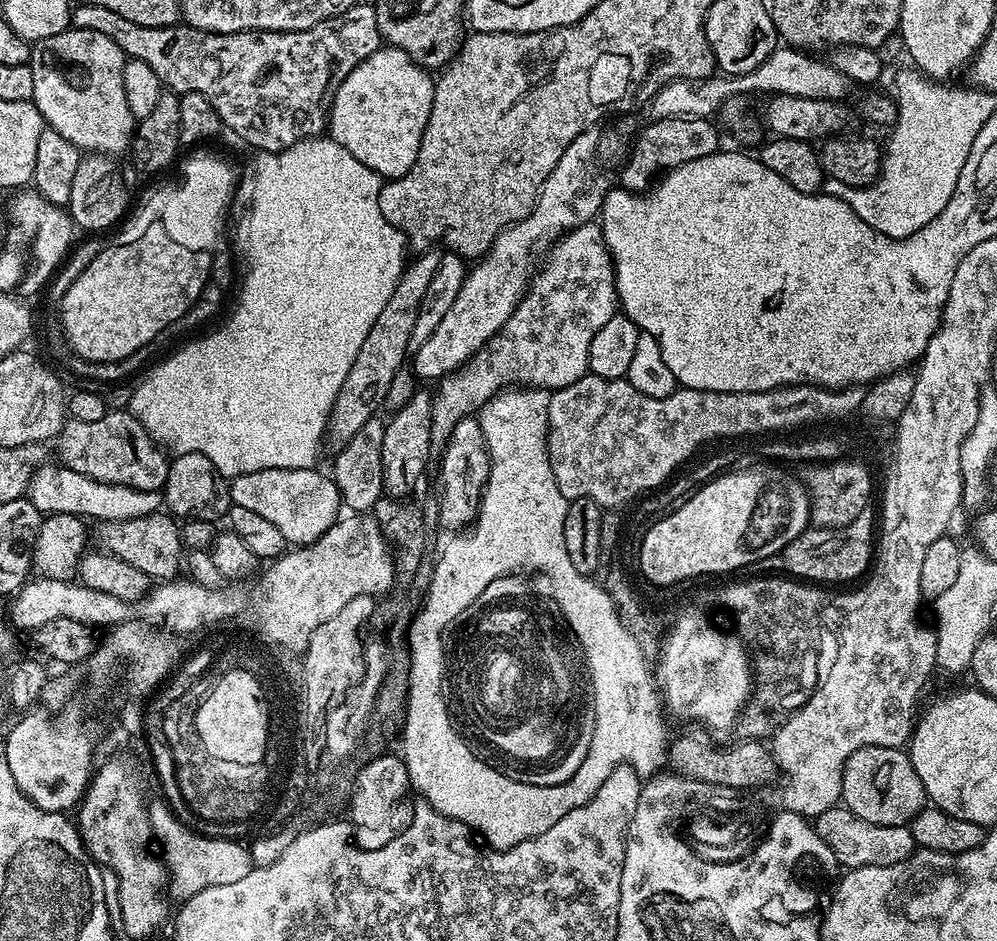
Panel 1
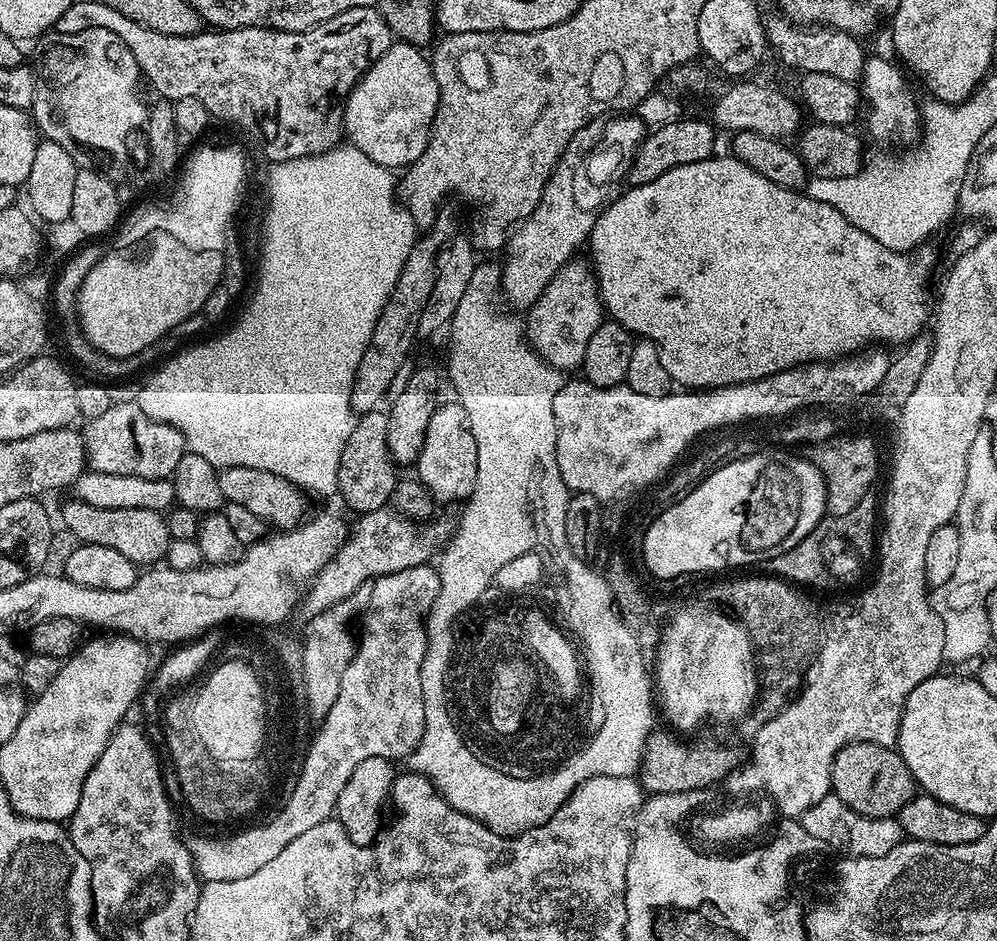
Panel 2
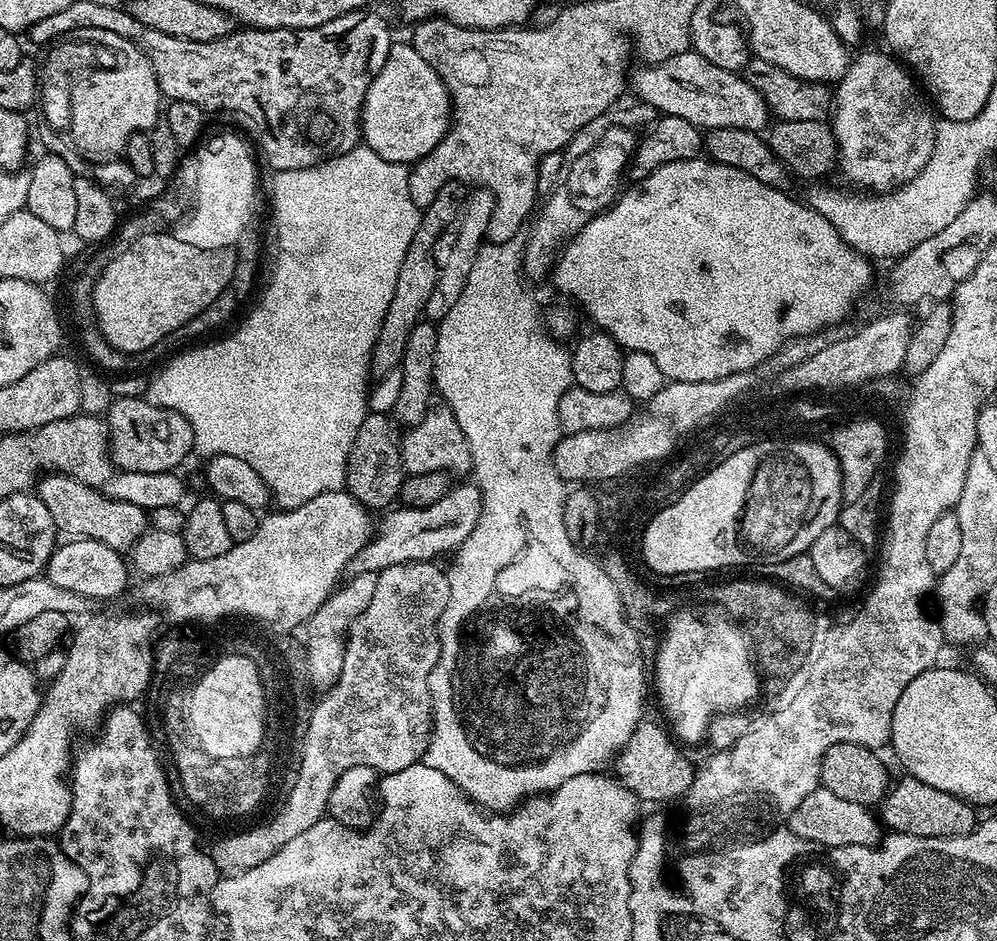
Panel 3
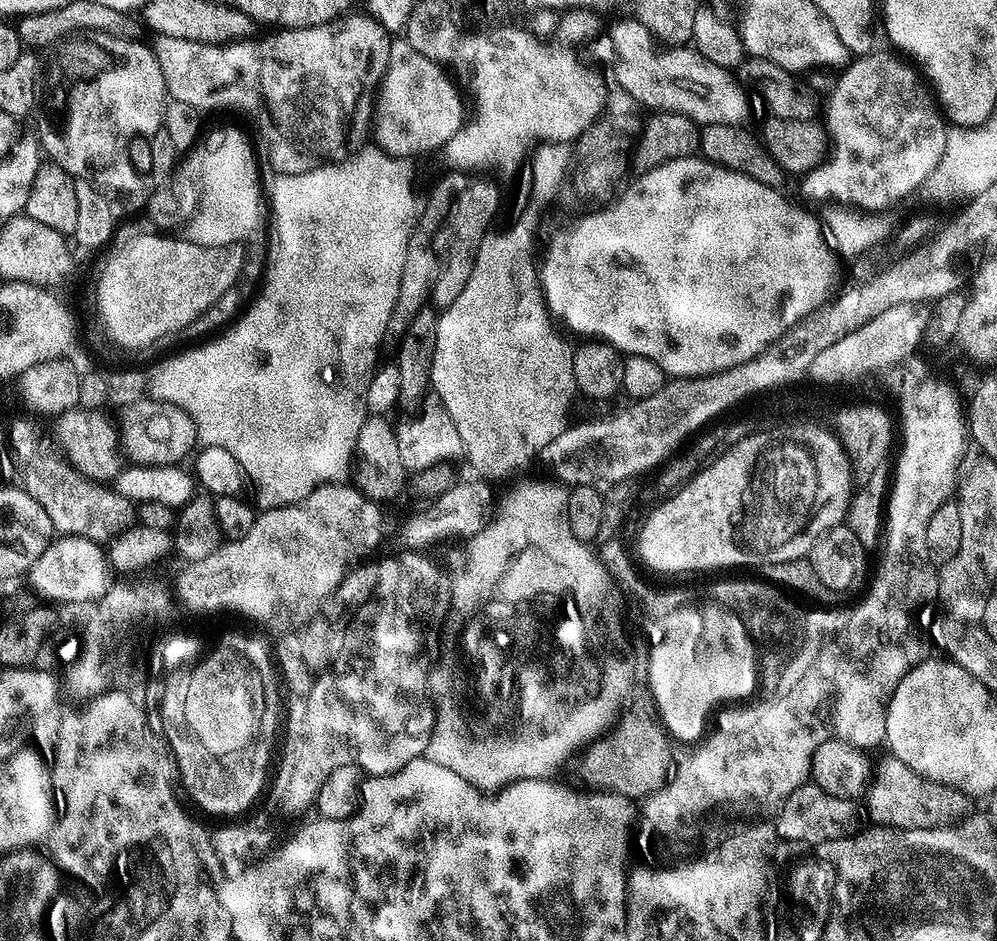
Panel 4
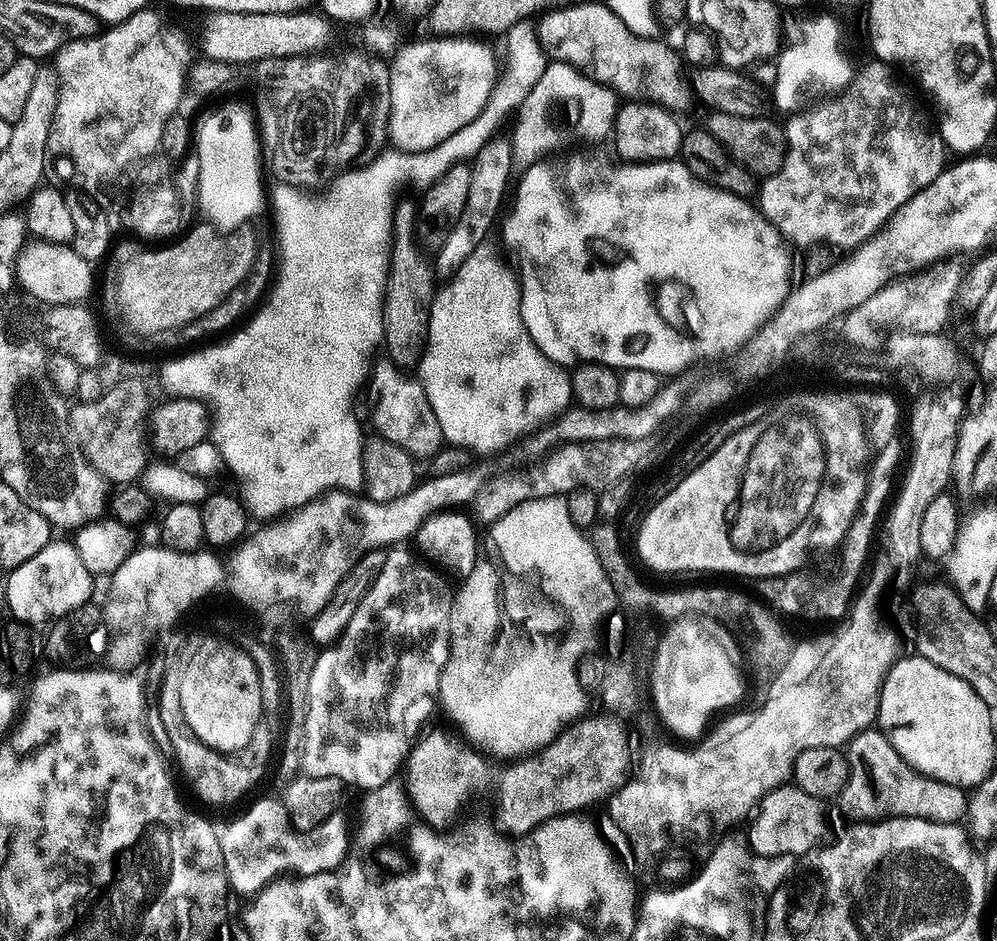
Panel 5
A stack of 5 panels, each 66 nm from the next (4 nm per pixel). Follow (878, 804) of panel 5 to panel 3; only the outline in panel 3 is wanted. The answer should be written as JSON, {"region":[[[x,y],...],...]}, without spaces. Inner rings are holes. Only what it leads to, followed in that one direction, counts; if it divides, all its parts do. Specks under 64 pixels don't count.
{"region":[[[907,774],[901,776],[897,784],[895,781],[889,787],[882,800],[882,807],[884,806],[882,824],[885,829],[924,838],[961,836],[975,830],[978,823],[977,809],[968,801],[954,794],[946,794],[946,790],[934,790],[934,786],[926,786],[926,782],[916,780],[913,776]]]}

